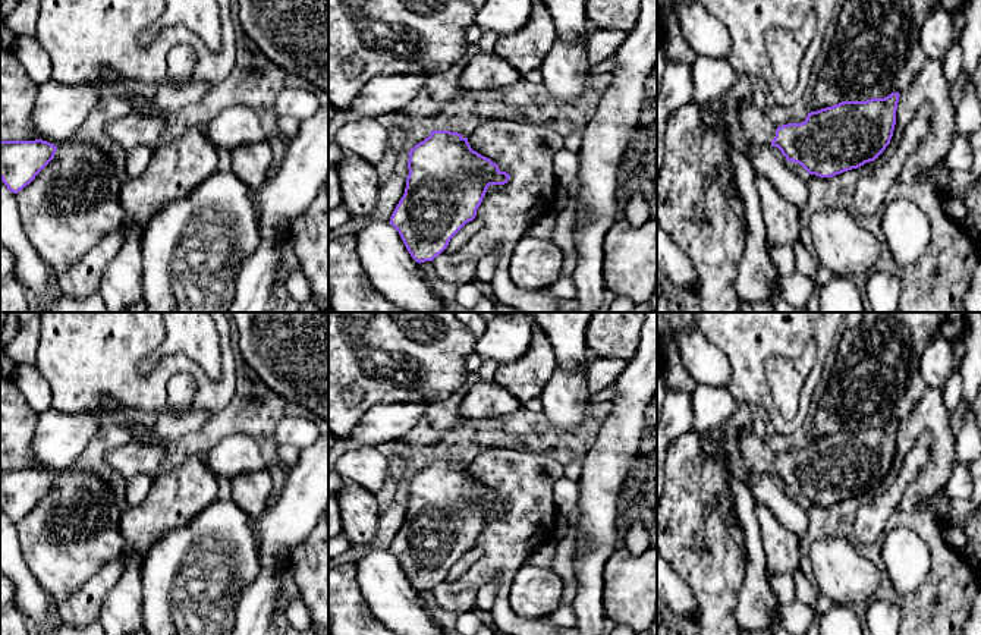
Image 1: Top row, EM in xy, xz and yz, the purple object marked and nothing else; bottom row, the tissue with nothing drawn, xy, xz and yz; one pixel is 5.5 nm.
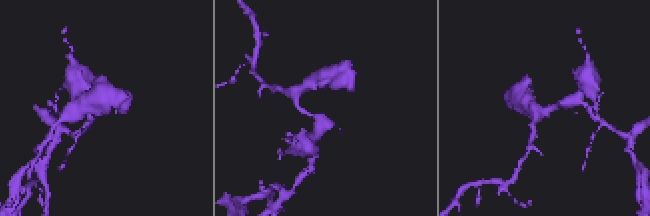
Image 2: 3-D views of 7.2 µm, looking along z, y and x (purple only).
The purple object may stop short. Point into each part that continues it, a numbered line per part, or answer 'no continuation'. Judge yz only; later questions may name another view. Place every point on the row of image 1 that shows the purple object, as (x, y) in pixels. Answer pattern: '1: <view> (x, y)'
1: yz (761, 131)

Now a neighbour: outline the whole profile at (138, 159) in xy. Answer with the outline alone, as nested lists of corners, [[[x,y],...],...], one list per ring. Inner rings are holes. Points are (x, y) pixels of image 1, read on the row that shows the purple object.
[[[136,147],[129,151],[126,160],[126,173],[129,179],[141,176],[150,164],[153,151],[150,147]]]

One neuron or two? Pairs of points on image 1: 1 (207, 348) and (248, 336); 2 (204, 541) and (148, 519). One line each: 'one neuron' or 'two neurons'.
1: two neurons
2: two neurons

